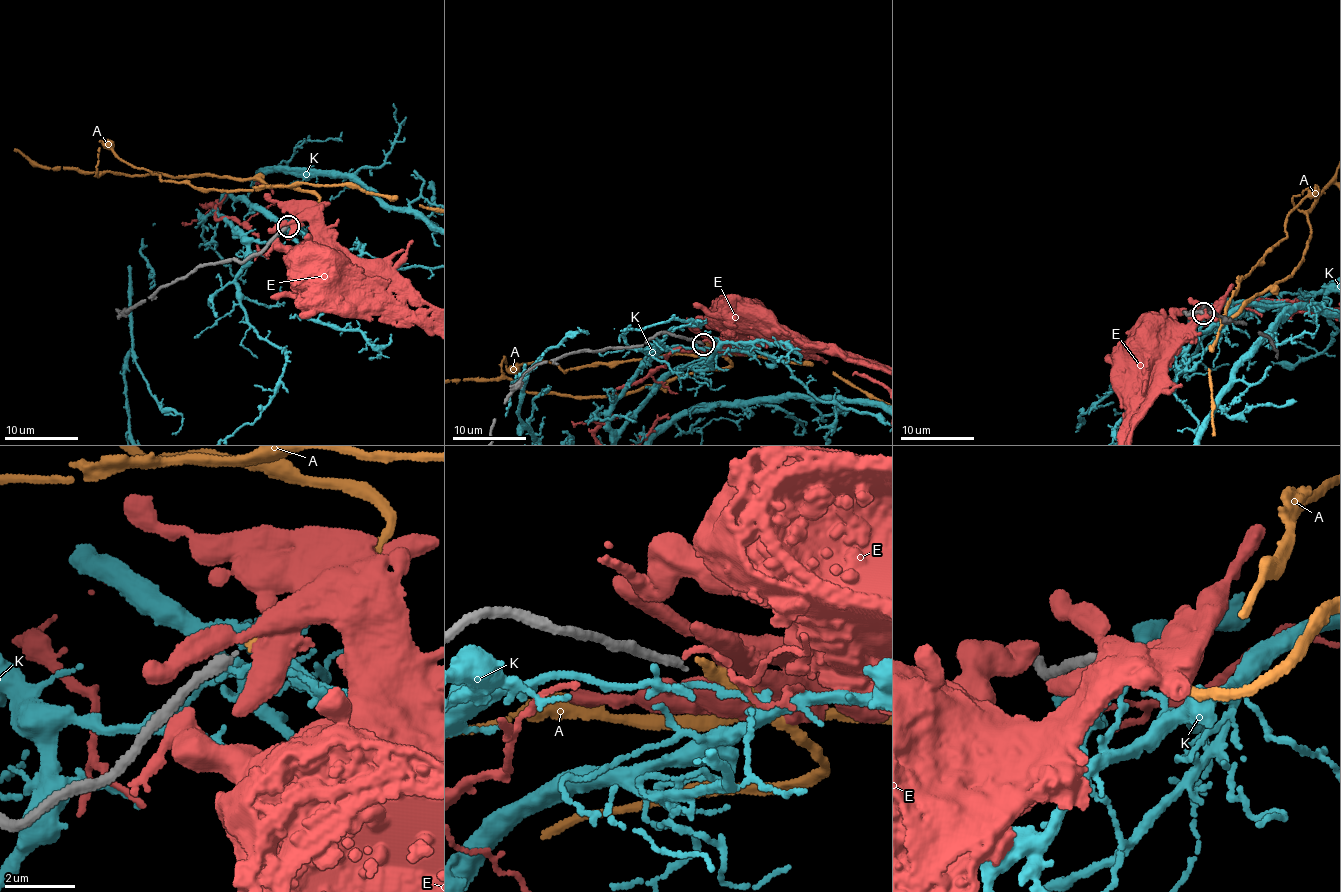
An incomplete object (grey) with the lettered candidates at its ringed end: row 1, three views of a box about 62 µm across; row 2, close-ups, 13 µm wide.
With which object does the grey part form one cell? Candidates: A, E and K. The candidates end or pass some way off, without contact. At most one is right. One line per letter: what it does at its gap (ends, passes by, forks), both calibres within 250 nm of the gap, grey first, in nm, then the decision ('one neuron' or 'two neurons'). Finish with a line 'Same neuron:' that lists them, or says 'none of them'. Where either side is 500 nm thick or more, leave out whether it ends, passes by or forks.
A: it ends there; 240 nm thick on the grey side, 280 nm on the other; one neuron
E: it forks there; 240 nm thick on the grey side, 400 nm on the other; two neurons
K: it ends there; 240 nm thick on the grey side, 200 nm on the other; two neurons
Same neuron: A

